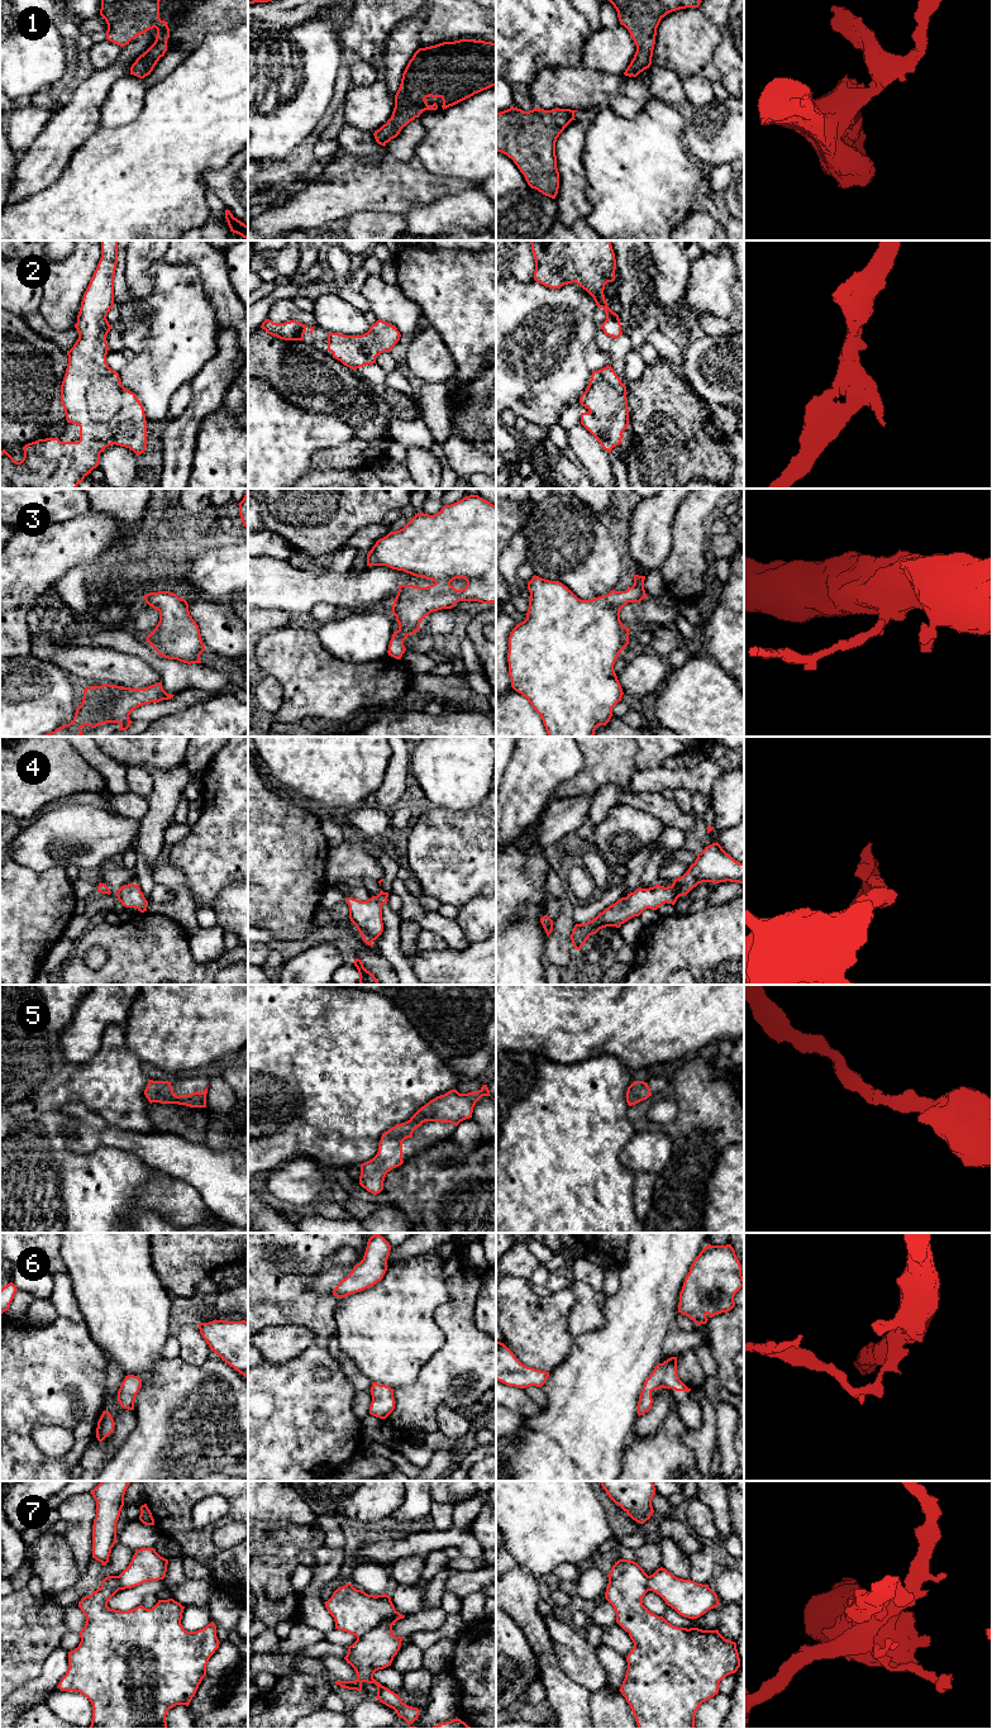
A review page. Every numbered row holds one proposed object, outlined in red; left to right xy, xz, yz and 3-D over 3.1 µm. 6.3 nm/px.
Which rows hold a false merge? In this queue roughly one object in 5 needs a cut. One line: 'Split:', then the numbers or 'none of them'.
Split: 7

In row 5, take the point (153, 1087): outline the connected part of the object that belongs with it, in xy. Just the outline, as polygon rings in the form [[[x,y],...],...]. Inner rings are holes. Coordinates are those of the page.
[[[149,1080],[144,1090],[148,1101],[161,1104],[178,1104],[190,1108],[206,1108],[208,1087],[202,1092],[192,1092],[190,1095],[176,1095],[168,1081]],[[208,1086],[209,1087],[209,1086]]]

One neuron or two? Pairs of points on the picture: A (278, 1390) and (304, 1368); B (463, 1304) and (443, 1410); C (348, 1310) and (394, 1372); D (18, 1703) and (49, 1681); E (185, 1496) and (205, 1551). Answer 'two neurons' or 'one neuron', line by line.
A: one neuron
B: two neurons
C: one neuron
D: one neuron
E: one neuron

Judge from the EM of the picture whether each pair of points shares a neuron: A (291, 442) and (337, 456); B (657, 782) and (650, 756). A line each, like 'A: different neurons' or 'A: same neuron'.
A: different neurons
B: different neurons

